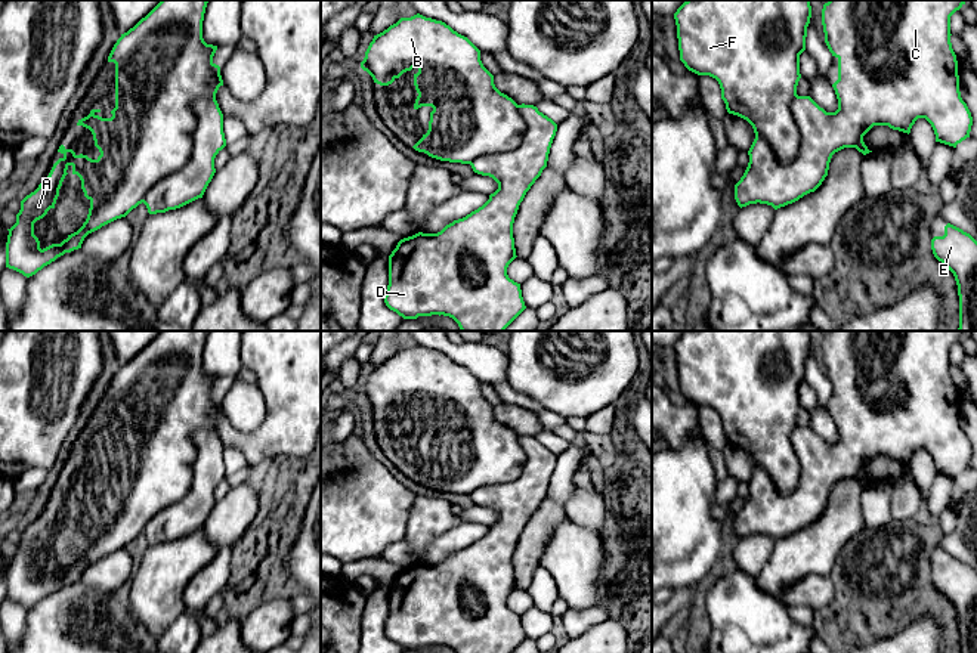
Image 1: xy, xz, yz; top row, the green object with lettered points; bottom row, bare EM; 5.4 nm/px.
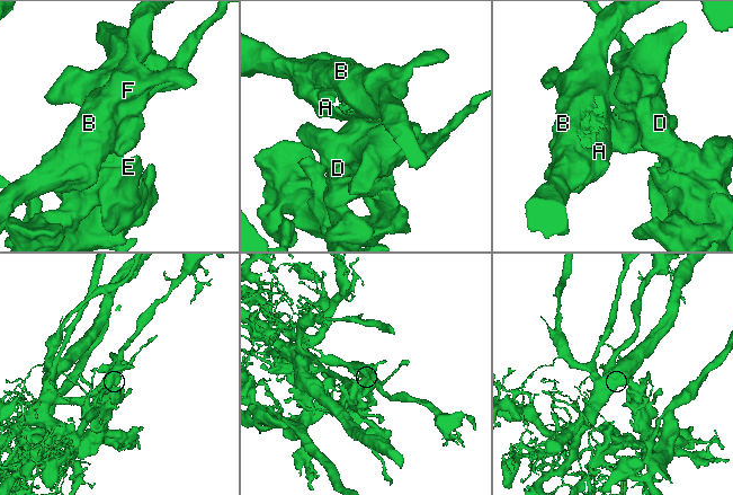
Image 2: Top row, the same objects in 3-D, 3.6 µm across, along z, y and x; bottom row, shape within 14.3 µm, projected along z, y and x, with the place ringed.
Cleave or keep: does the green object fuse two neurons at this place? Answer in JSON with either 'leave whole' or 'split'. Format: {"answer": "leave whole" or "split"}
{"answer": "split"}

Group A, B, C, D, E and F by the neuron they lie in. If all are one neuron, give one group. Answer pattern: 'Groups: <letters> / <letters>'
Groups: A B F / C D E

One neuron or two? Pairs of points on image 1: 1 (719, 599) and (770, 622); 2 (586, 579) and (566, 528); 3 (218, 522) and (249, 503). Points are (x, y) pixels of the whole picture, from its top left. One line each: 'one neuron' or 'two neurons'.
1: one neuron
2: one neuron
3: one neuron

